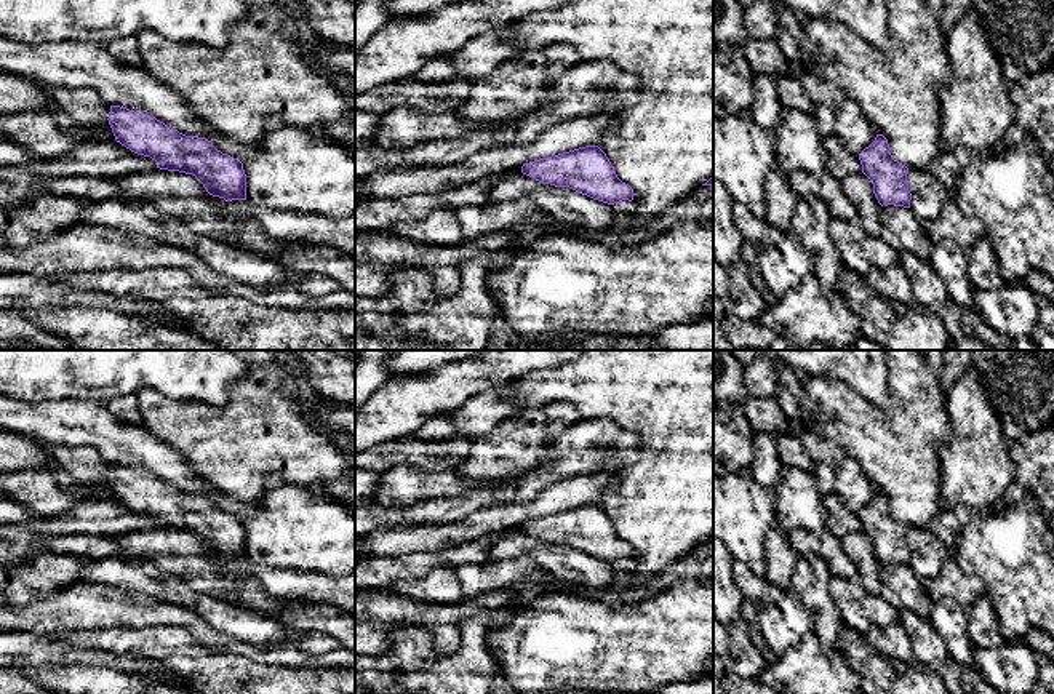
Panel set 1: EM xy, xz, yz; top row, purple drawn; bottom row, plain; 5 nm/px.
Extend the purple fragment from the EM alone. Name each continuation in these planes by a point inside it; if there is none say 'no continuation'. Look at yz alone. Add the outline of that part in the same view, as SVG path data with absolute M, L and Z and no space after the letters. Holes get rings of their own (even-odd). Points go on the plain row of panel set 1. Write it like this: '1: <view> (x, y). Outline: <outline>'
no continuation

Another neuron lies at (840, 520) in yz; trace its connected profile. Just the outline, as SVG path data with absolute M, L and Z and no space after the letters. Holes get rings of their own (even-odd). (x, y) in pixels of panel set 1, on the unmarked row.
M836 493L822 496L822 502L825 507L825 515L827 515L827 528L835 537L843 539L844 536L851 532L862 531L859 513L851 512L840 501Z

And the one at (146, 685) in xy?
M109 667L91 668L45 668L45 670L24 670L24 673L38 683L42 688L56 694L195 694L189 689L179 689L173 684L154 681L138 675L126 675Z

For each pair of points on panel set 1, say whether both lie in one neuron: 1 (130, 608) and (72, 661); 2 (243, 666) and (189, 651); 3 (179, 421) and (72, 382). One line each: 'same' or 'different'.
1: different
2: same
3: different

